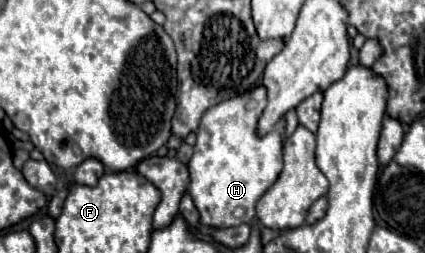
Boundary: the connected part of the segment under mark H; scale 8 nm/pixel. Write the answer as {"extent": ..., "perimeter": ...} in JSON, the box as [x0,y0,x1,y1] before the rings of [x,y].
{"extent":[189,86,285,228],"perimeter":[[[257,86],[243,96],[211,106],[203,114],[189,160],[189,194],[199,210],[199,224],[209,228],[231,228],[251,222],[257,200],[275,184],[283,168],[281,148],[285,120],[281,120],[273,132],[259,138],[255,126],[265,104],[267,96],[263,86]]]}

